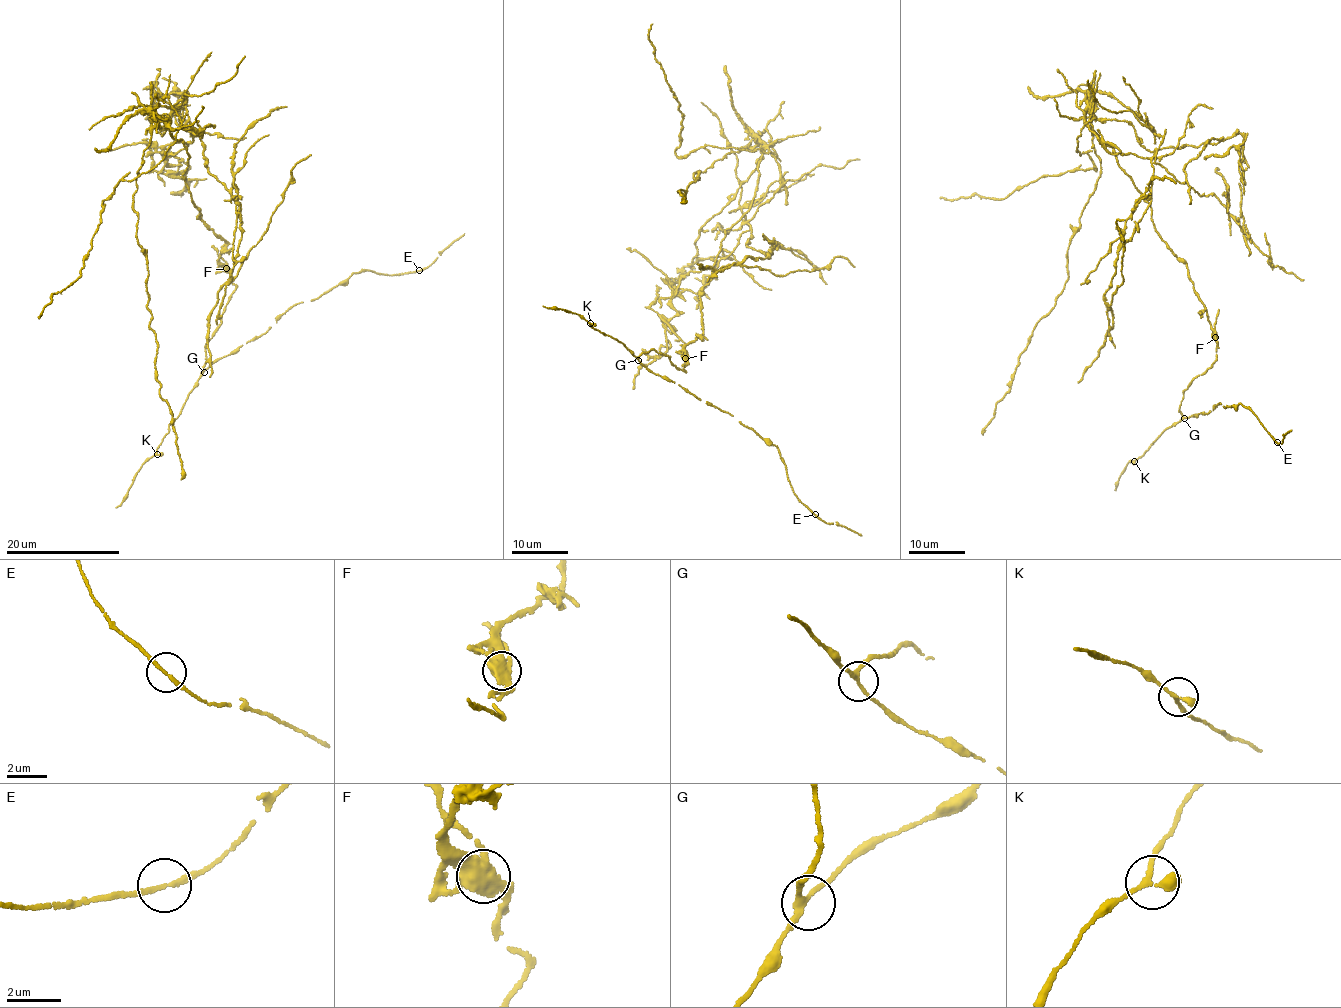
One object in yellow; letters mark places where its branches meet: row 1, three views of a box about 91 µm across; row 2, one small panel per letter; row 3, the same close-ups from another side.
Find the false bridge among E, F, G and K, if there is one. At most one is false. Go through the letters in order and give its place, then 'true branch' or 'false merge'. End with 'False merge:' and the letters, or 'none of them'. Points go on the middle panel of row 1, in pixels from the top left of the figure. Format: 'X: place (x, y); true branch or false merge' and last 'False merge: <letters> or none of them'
E: place (815, 514); true branch
F: place (685, 358); false merge
G: place (638, 360); true branch
K: place (590, 323); true branch
False merge: F

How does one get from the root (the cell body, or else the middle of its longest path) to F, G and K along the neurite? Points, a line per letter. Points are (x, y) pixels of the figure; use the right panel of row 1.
F: (1155, 228), (1173, 255), (1186, 265), (1216, 337)
G: (1155, 228), (1173, 255), (1186, 265), (1217, 344), (1216, 360), (1191, 379), (1184, 391), (1179, 409), (1184, 418)
K: (1155, 228), (1173, 255), (1186, 265), (1214, 333), (1217, 357), (1184, 391), (1182, 419), (1134, 461)

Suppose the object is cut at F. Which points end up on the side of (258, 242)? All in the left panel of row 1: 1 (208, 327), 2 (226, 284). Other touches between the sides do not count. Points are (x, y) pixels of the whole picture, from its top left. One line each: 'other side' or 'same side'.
1: same side
2: same side

